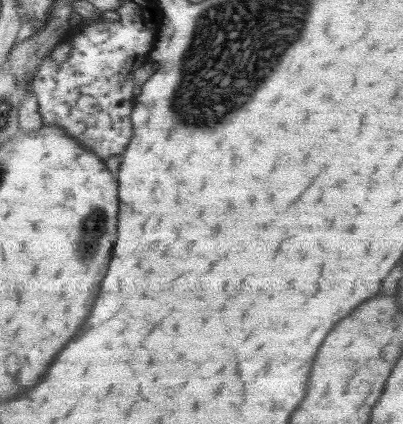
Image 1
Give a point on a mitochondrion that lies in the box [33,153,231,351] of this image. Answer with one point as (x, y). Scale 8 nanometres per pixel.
(93, 228)

